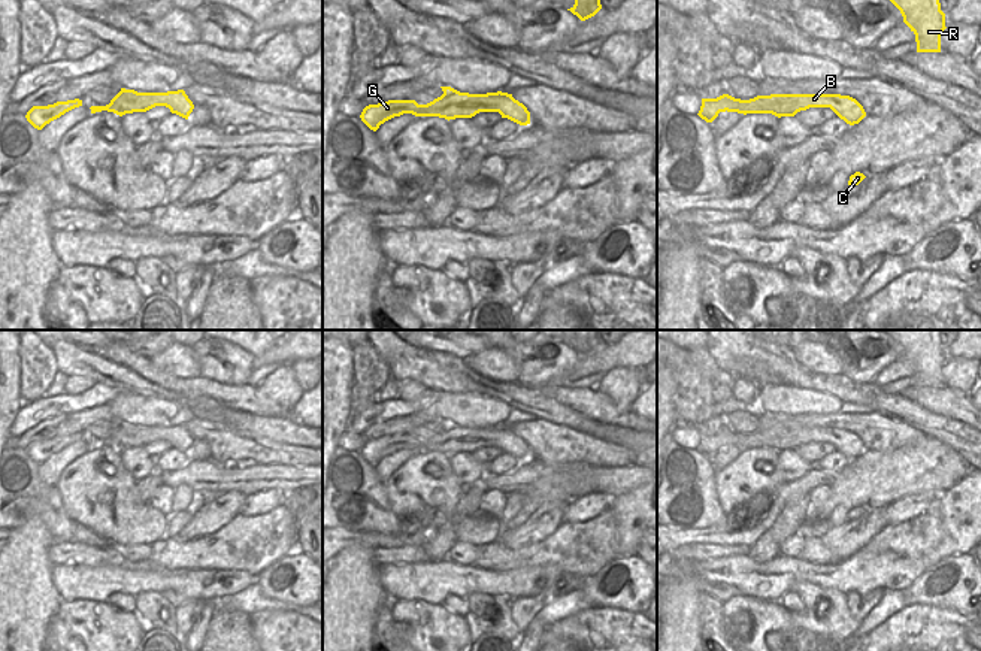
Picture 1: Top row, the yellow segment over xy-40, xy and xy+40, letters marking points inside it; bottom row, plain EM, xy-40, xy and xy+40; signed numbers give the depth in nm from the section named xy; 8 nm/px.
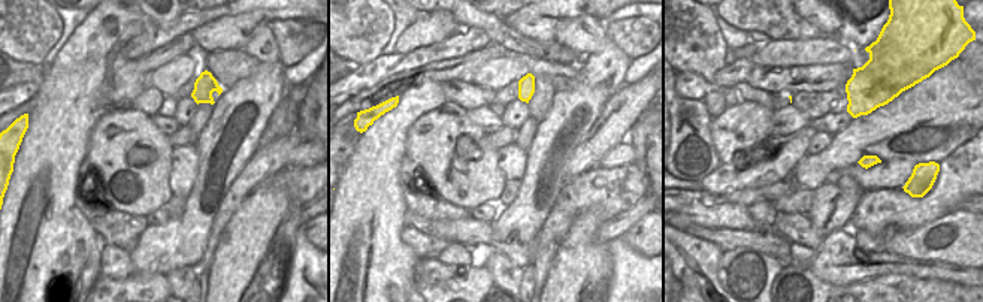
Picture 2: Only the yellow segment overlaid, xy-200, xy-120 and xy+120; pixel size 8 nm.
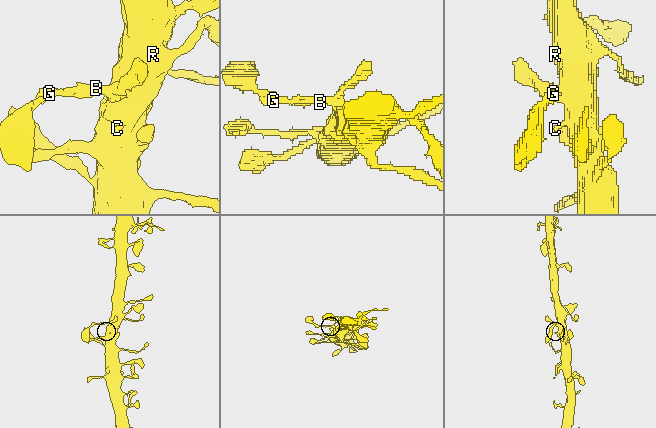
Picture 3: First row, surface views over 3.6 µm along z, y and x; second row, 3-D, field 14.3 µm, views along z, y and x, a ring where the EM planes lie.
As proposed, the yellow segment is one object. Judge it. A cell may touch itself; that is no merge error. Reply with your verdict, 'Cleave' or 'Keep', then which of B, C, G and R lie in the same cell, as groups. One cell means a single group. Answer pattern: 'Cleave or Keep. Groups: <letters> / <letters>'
Keep. Groups: B C G R

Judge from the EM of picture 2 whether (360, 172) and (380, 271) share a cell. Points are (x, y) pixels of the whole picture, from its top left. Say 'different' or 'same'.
same

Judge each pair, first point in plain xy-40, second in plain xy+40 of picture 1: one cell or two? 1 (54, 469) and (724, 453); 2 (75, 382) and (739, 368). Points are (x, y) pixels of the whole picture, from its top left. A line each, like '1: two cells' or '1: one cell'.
1: one cell
2: two cells

